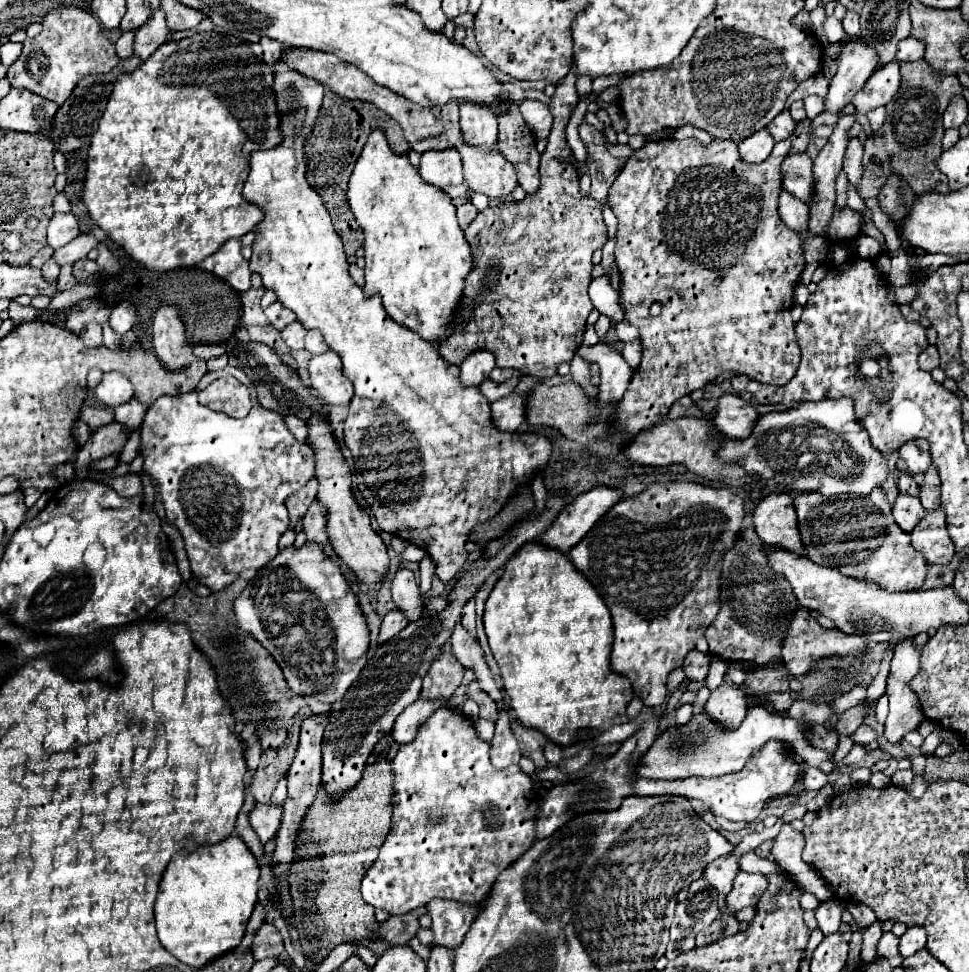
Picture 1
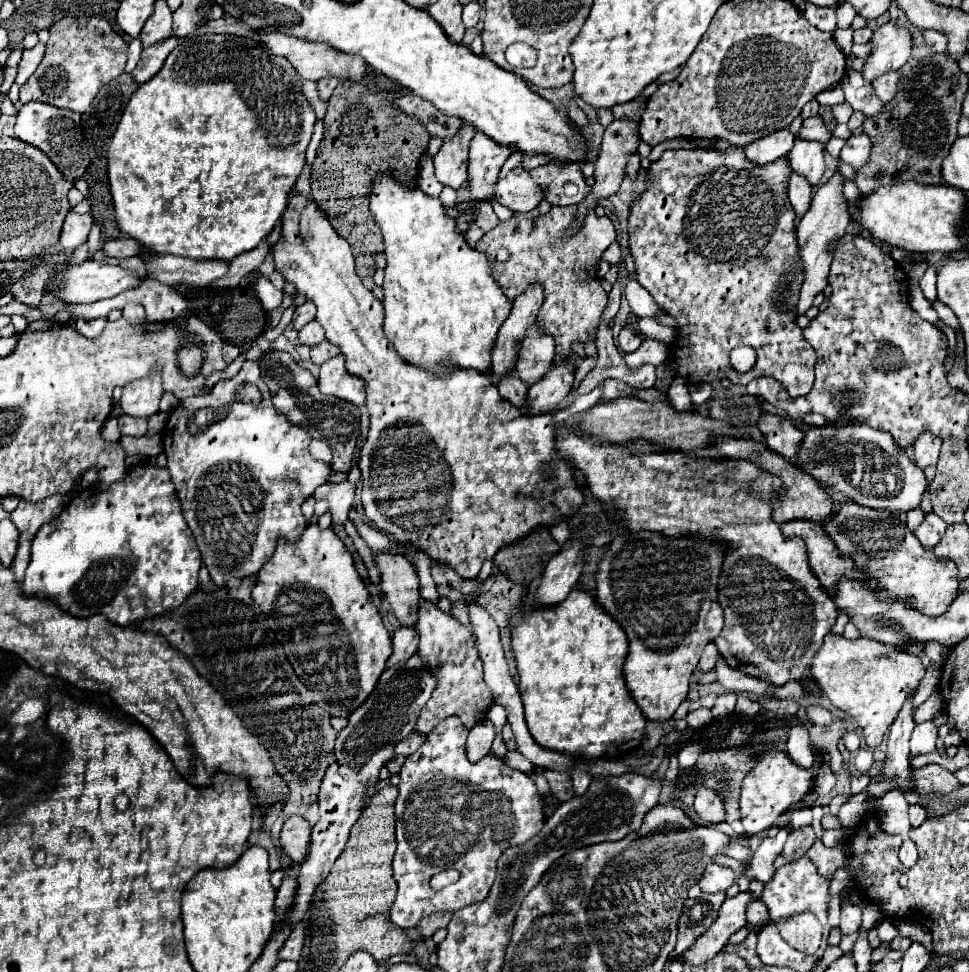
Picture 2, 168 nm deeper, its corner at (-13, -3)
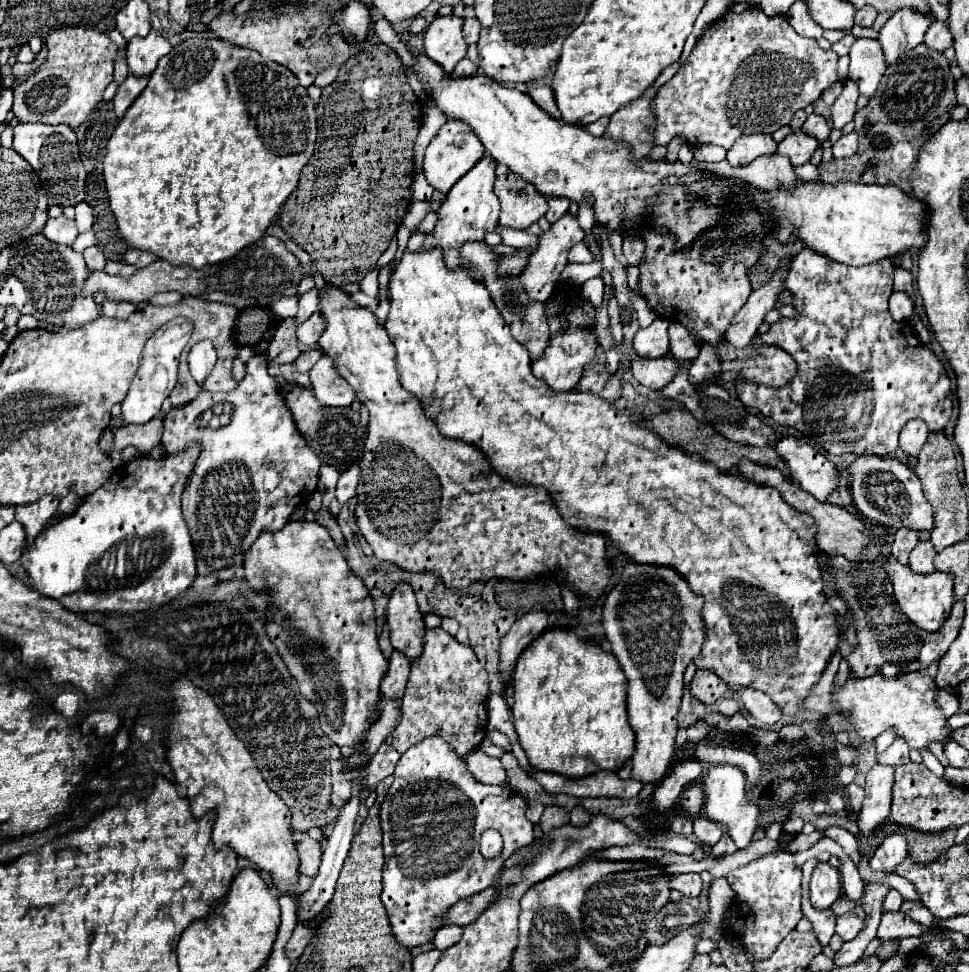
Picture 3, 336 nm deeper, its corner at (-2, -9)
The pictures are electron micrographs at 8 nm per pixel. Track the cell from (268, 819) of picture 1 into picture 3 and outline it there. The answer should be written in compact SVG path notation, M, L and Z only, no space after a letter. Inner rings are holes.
M295 832L293 838L295 838L295 844L297 844L299 858L301 858L299 872L305 874L305 876L317 874L317 866L321 864L323 846L317 840L313 840L309 834L305 834L305 832Z

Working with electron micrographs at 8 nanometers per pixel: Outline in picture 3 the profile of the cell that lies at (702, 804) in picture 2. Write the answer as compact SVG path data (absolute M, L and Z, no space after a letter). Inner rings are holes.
M699 816L699 818L693 820L693 834L697 836L697 840L703 846L711 848L721 840L723 828L721 828L721 824L717 824L717 822L713 822L713 820L705 818L705 816Z

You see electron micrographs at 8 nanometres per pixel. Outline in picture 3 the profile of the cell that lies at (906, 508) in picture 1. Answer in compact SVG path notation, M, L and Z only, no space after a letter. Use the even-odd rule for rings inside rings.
M919 542L917 548L909 556L909 566L915 574L931 574L937 570L933 566L933 558L935 558L933 544L931 542Z

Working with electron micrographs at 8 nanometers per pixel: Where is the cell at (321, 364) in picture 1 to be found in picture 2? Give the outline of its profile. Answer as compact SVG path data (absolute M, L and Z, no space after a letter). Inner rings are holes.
M342 354L334 356L332 360L324 362L320 366L320 378L318 378L318 388L326 396L336 396L346 402L352 402L356 406L362 406L366 400L364 392L364 382L344 368L346 360Z

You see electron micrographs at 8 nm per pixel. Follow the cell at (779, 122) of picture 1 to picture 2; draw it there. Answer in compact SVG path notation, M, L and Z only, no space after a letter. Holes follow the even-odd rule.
M814 116L814 118L806 118L802 122L802 128L796 134L796 138L800 138L800 140L818 140L818 142L824 142L826 144L832 138L832 134L826 130L822 118L820 116Z

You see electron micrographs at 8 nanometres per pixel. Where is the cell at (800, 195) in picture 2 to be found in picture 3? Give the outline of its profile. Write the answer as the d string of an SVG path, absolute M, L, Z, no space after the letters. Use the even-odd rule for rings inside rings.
M781 154L761 156L753 164L745 168L733 168L733 178L743 180L759 190L775 190L777 186L795 186L797 176L793 174L793 166L789 158Z

